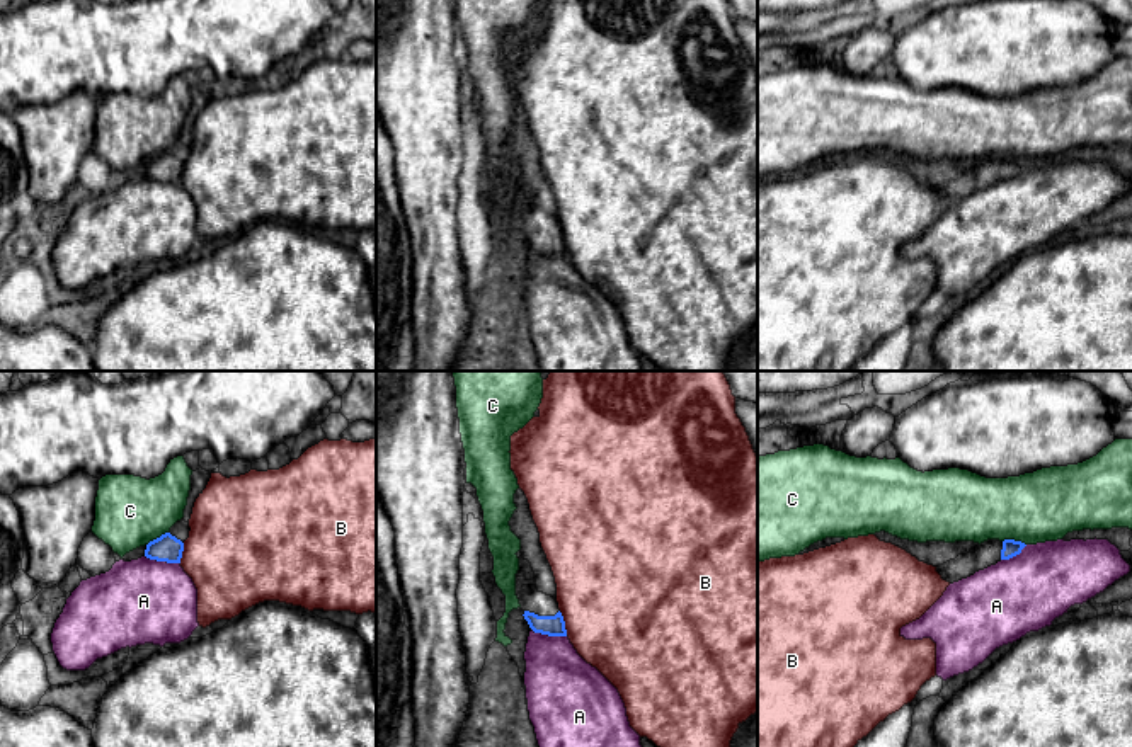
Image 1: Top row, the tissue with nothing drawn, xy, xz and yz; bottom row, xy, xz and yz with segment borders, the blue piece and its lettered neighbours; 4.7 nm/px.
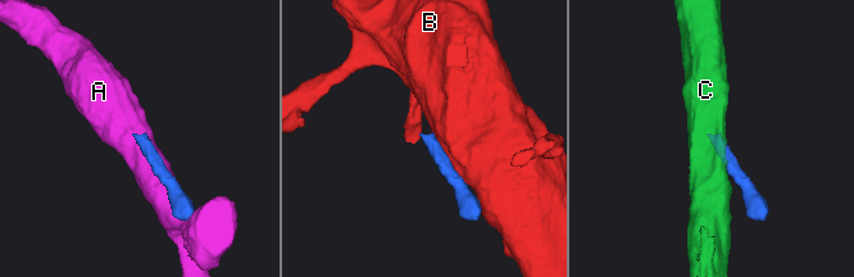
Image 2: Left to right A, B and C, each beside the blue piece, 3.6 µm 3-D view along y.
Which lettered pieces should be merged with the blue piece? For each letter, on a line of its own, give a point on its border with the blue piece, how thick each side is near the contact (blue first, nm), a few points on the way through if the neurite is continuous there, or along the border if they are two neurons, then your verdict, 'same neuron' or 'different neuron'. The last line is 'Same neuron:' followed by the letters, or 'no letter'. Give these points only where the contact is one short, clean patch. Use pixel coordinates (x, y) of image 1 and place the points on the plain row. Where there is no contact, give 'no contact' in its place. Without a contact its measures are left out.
A: contact xy (162, 179); calibres 130 and 400 nm; different neuron
B: contact xz (564, 242); calibres 100 and 500 nm; different neuron
C: contact yz (1013, 159); calibres 80 and 340 nm; border yz (1003, 159), (1020, 159), (1025, 164); different neuron
Same neuron: no letter

